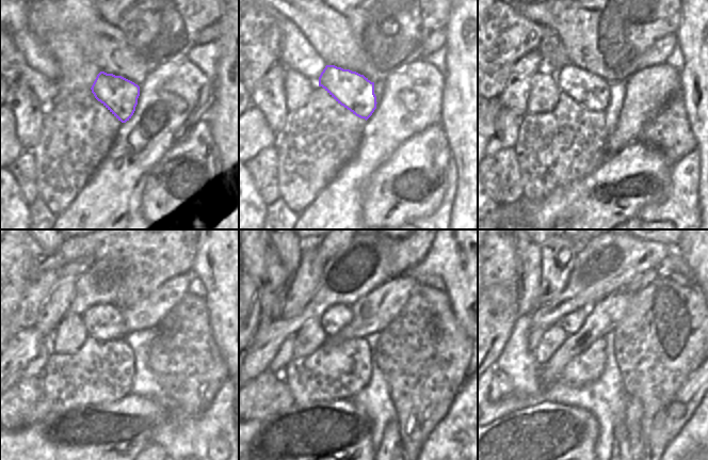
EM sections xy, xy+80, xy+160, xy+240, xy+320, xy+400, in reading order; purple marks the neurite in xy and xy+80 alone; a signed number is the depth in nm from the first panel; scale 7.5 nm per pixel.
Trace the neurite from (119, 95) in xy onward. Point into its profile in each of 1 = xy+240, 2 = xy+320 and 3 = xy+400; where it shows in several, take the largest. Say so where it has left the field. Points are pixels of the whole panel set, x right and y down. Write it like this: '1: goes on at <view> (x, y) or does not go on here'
1: goes on at xy+240 (105, 322)
2: goes on at xy+320 (336, 317)
3: goes on at xy+400 (570, 322)

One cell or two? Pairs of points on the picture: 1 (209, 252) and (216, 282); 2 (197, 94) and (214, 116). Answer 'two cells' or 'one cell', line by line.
1: one cell
2: two cells

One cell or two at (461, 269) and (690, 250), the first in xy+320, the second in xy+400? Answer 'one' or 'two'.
one

